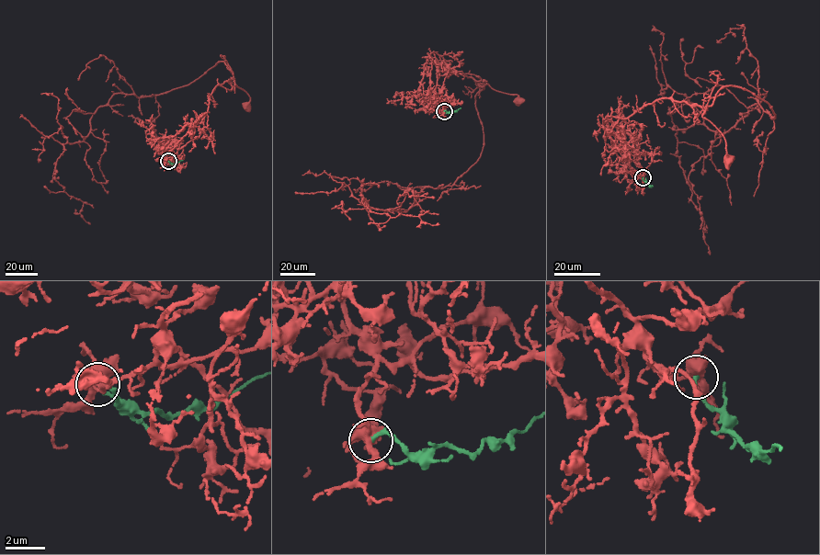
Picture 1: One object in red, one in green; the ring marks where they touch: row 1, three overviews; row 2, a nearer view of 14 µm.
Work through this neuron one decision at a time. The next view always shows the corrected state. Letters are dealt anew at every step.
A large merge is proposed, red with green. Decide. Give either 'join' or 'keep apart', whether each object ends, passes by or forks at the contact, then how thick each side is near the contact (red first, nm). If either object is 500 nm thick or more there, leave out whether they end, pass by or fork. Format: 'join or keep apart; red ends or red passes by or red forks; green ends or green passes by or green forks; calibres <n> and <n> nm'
join; red forks; green ends; calibres 400 and 200 nm

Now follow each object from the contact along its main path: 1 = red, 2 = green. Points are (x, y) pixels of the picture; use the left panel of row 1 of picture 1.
1: (168, 161), (202, 131), (210, 96), (217, 85), (233, 79), (250, 97), (246, 105)
2: (168, 161), (174, 164), (183, 160)

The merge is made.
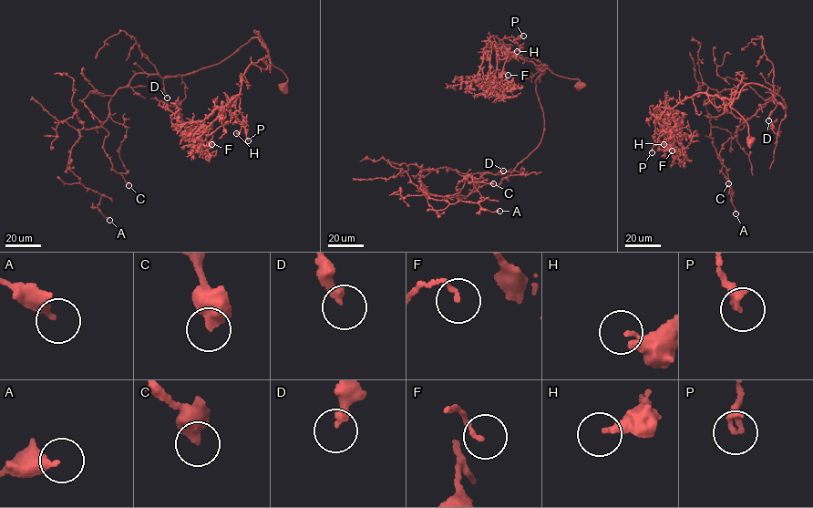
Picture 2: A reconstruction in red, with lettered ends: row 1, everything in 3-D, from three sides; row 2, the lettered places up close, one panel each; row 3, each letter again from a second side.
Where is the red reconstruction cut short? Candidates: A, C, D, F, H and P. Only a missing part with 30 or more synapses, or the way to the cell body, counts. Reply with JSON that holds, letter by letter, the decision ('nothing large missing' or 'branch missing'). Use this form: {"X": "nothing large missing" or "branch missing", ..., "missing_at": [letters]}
{"A": "nothing large missing", "C": "nothing large missing", "D": "nothing large missing", "F": "nothing large missing", "H": "nothing large missing", "P": "nothing large missing", "missing_at": []}

